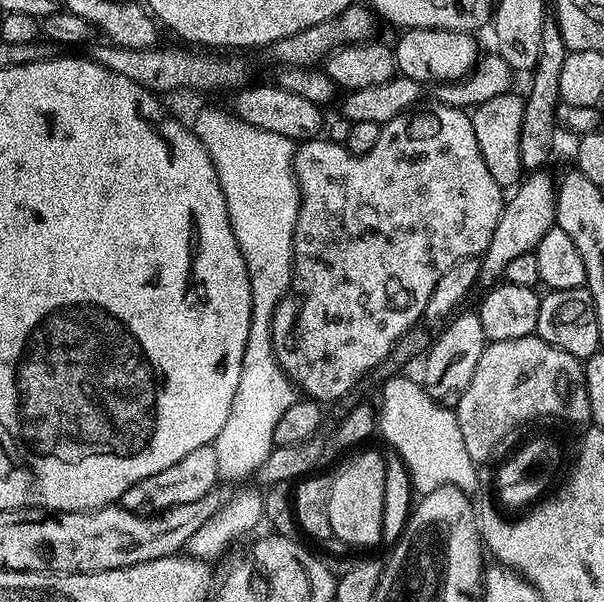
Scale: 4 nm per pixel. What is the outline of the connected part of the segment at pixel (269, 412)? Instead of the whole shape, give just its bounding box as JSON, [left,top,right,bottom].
[194,108,300,481]

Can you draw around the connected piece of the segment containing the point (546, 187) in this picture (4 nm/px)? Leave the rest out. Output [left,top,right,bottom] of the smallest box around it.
[480,170,558,282]

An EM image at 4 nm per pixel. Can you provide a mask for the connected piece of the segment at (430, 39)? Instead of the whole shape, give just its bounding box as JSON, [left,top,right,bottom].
[396,28,482,86]

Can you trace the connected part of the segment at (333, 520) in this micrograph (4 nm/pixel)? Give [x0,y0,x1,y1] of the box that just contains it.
[328,451,386,548]

